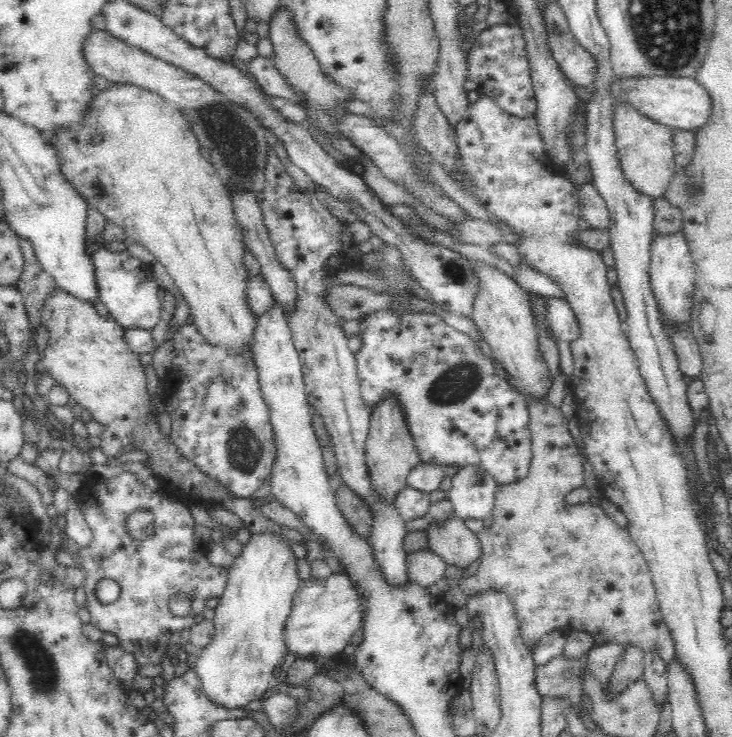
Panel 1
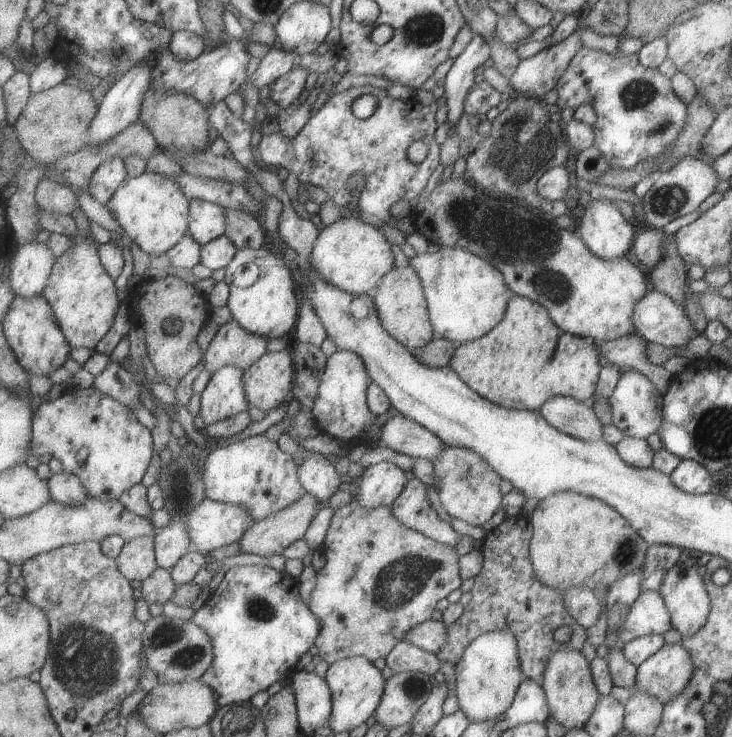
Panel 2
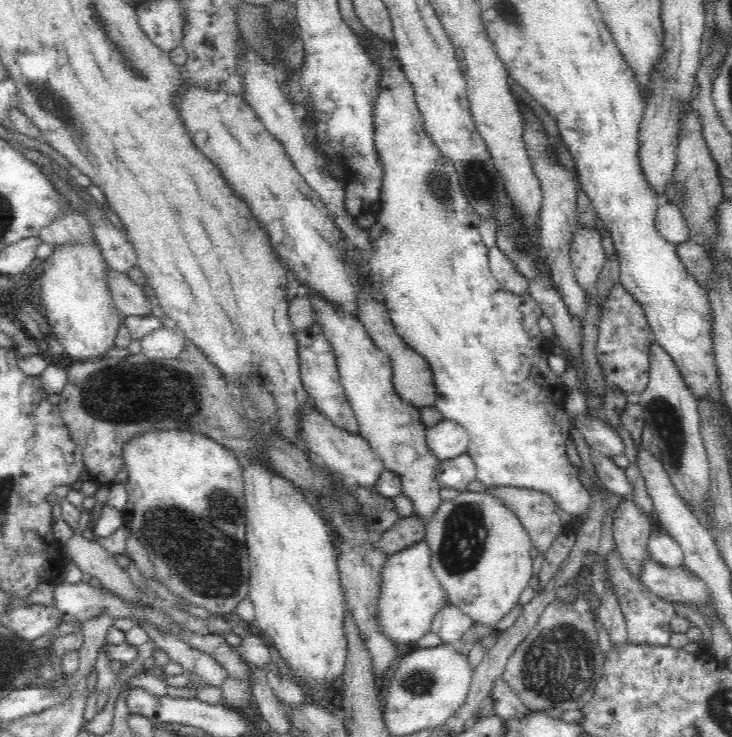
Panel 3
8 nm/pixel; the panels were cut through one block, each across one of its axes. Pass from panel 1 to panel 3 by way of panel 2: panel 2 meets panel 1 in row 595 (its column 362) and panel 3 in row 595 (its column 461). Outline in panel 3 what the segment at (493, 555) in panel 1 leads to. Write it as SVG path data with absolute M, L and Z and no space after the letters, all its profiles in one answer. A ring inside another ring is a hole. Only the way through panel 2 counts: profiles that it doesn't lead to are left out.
M577 590L576 593L578 593L576 602L562 602L555 598L554 602L544 609L537 624L507 660L502 678L505 678L522 705L530 711L548 711L554 708L563 711L581 710L593 698L595 688L602 677L605 657L598 647L592 608Z

